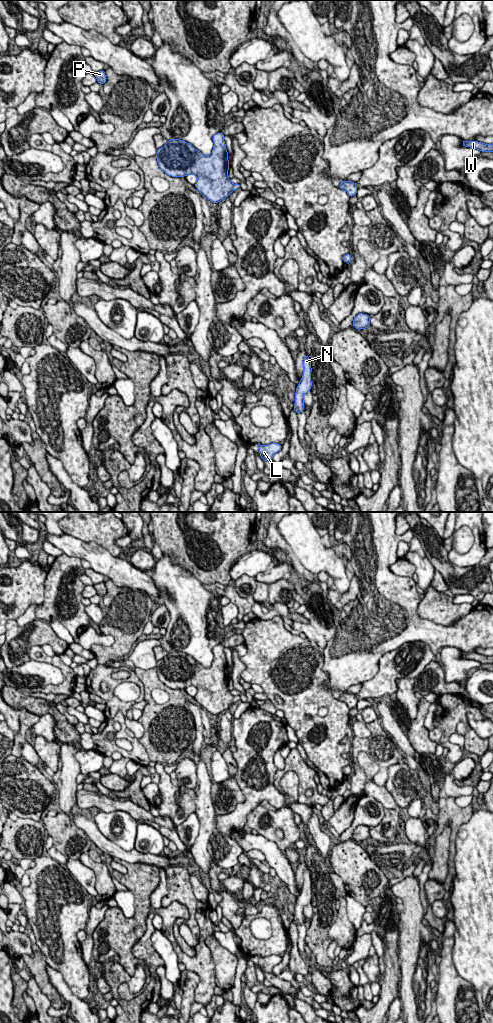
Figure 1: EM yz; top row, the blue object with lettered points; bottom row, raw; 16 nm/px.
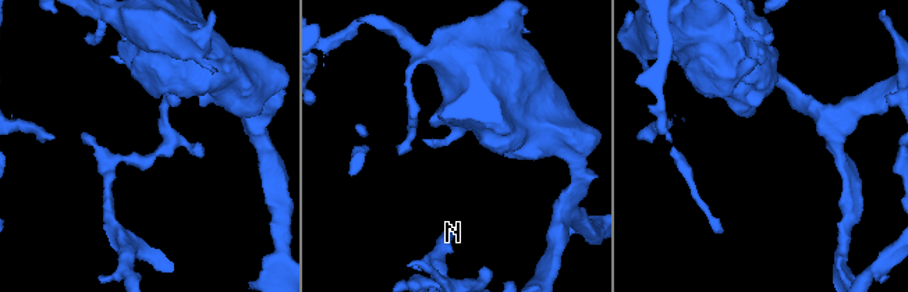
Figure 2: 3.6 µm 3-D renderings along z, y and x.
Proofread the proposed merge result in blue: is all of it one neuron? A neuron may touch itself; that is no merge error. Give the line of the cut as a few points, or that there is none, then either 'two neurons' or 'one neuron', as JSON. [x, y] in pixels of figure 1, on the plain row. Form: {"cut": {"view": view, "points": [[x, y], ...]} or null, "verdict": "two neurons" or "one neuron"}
{"cut": null, "verdict": "one neuron"}

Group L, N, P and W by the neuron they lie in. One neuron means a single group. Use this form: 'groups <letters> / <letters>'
groups L N P W

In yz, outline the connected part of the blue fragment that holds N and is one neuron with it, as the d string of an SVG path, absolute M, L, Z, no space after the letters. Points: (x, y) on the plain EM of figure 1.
M305 866L303 873L303 887L300 895L296 899L294 922L298 926L304 924L304 906L309 904L312 900L311 893L311 873L307 866Z

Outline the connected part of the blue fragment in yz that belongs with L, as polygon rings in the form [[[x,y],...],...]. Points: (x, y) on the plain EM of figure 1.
[[[271,955],[268,957],[260,957],[259,966],[263,973],[272,973],[273,967],[282,961],[282,957],[278,955]]]

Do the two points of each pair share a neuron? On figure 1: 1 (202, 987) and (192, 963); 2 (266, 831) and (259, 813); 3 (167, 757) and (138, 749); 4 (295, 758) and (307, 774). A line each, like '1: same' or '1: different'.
1: same
2: same
3: different
4: same

